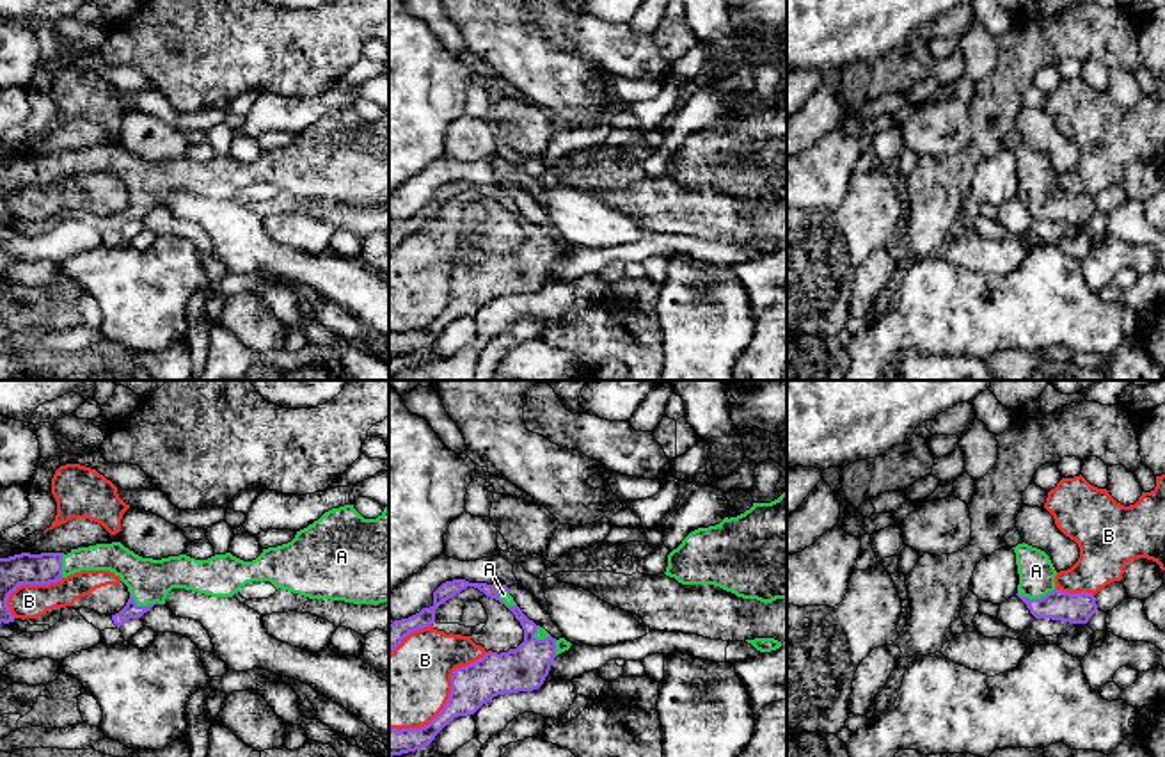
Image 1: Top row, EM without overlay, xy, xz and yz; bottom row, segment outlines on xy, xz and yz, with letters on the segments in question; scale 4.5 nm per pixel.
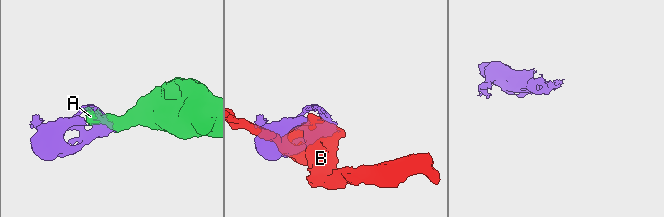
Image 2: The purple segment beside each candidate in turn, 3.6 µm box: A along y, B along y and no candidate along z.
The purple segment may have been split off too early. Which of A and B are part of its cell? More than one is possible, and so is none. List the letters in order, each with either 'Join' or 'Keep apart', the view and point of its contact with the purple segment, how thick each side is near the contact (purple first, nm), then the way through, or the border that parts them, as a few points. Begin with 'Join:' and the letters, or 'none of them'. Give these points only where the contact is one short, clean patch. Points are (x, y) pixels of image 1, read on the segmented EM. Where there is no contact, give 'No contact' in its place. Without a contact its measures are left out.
Join: A
A: Join. Touches purple at yz (1036, 599). Thickness 140 nm (purple) against 160 nm
B: Keep apart. Touches purple at xz (448, 699). Thickness 190 nm (purple) against 360 nm

